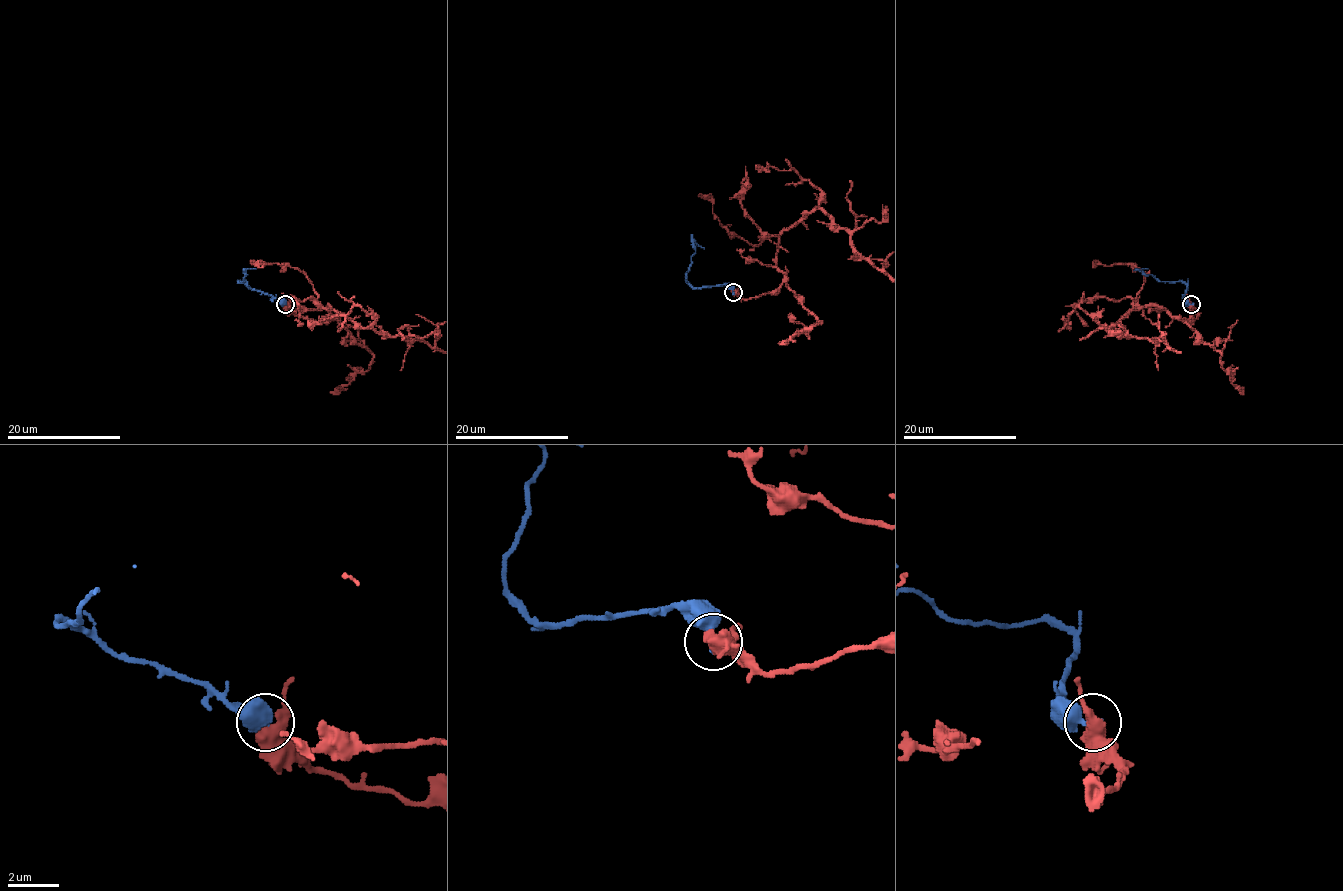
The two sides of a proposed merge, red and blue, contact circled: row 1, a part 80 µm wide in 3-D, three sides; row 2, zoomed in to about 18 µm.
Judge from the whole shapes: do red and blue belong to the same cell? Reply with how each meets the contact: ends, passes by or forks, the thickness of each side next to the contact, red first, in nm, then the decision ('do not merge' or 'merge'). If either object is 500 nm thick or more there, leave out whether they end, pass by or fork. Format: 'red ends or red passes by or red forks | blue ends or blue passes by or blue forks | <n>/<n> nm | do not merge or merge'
550/400 nm | do not merge

